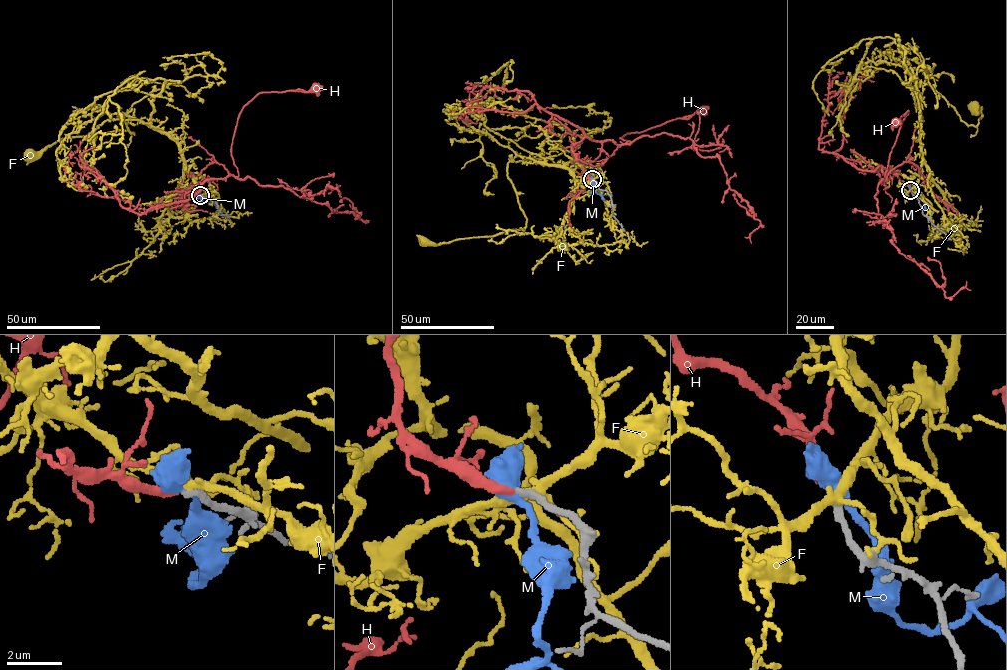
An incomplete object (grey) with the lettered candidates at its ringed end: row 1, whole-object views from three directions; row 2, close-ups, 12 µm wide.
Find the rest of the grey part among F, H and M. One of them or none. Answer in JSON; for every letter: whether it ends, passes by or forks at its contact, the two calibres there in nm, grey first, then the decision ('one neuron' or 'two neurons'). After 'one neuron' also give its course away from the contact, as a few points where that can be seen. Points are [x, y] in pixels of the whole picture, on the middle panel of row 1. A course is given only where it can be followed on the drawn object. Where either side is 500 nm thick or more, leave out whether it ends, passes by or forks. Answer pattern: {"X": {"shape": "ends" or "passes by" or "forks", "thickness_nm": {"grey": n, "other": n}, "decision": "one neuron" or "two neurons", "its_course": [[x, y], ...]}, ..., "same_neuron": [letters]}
{"F": {"shape": "forks", "thickness_nm": {"grey": 280, "other": 280}, "decision": "two neurons"}, "H": {"shape": "ends", "thickness_nm": {"grey": 260, "other": 240}, "decision": "one neuron", "its_course": [[592, 180], [581, 162], [595, 160], [604, 141], [623, 144], [627, 140], [619, 137], [627, 133], [701, 109]]}, "M": {"shape": "passes by", "thickness_nm": {"grey": 280, "other": 400}, "decision": "two neurons"}, "same_neuron": ["H"]}

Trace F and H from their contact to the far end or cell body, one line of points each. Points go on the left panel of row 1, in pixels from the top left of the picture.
F: (200, 195), (186, 184), (181, 147), (127, 115), (117, 118), (134, 133), (116, 130), (63, 138), (29, 155)
H: (200, 195), (190, 188), (204, 178), (238, 176), (231, 147), (245, 105), (261, 92), (315, 88)

